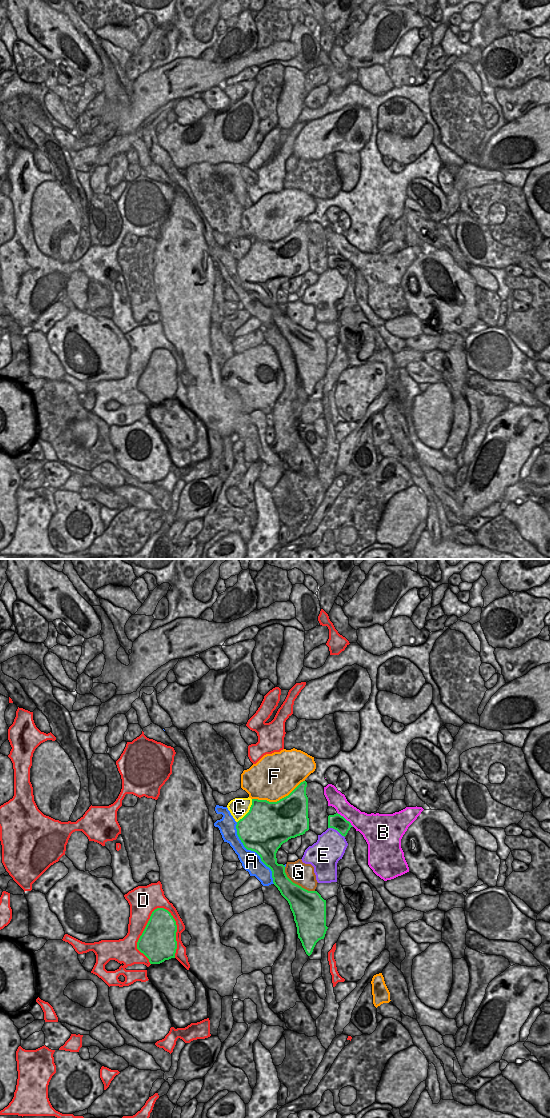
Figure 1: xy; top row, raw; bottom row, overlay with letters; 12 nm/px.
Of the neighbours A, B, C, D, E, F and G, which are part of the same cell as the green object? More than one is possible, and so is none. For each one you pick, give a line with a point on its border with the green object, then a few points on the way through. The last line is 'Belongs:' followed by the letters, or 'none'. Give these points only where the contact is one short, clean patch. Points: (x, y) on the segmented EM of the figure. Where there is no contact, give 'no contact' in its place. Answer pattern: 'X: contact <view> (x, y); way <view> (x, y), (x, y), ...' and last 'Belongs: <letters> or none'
Belongs: none

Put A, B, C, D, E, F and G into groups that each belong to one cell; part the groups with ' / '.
A / B / C / D / E / F / G

